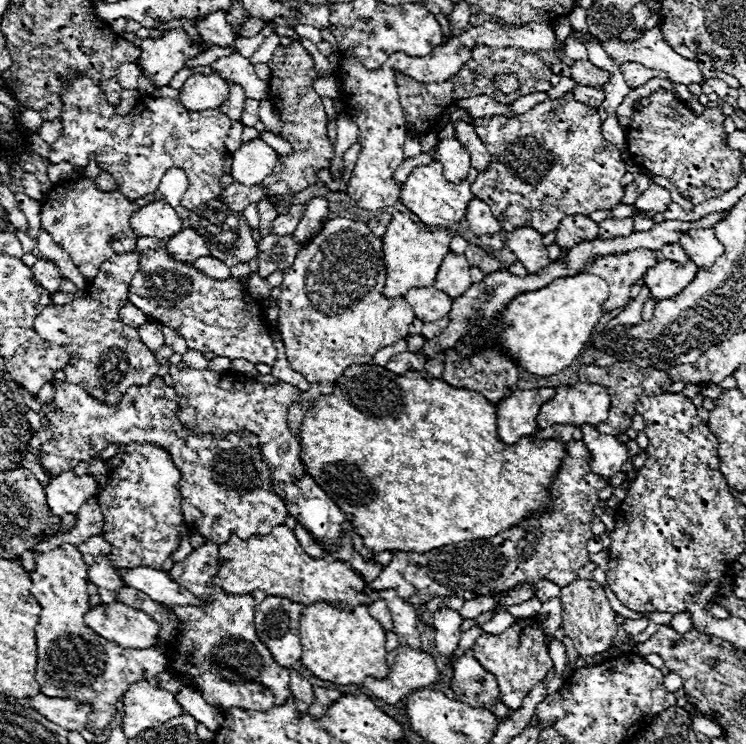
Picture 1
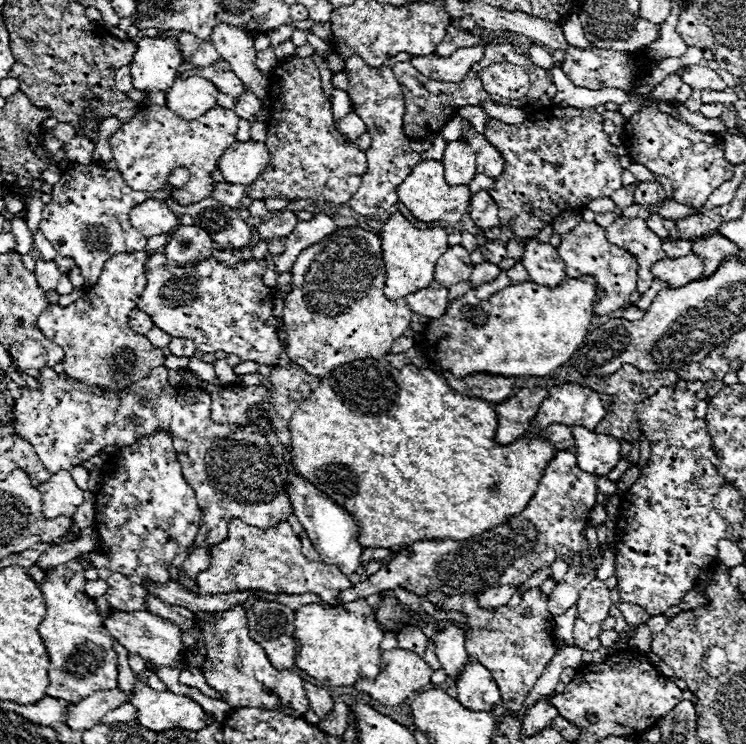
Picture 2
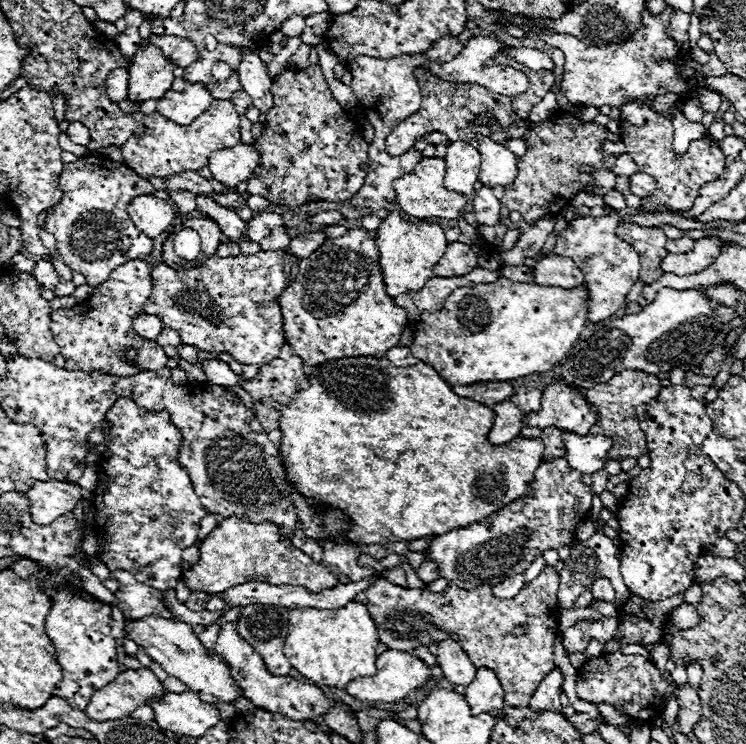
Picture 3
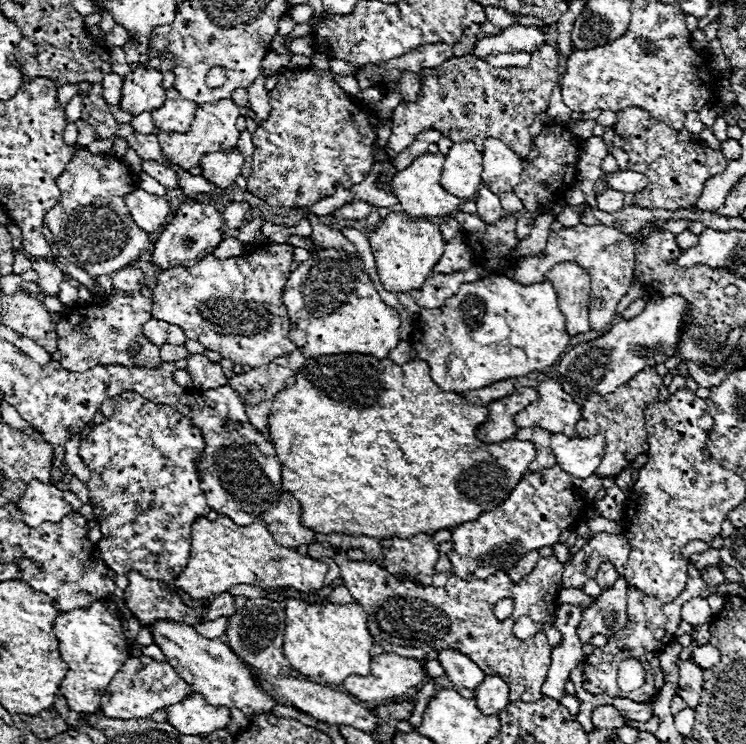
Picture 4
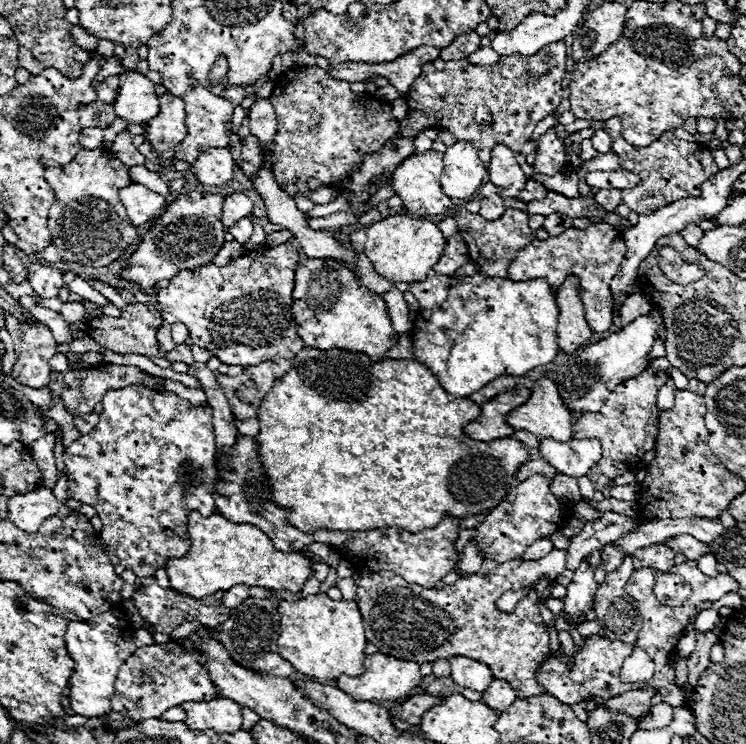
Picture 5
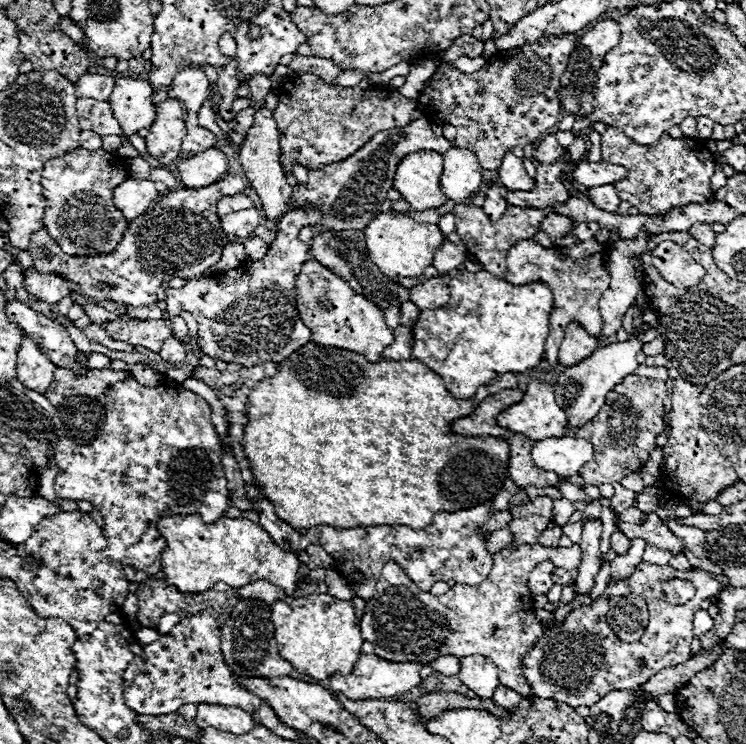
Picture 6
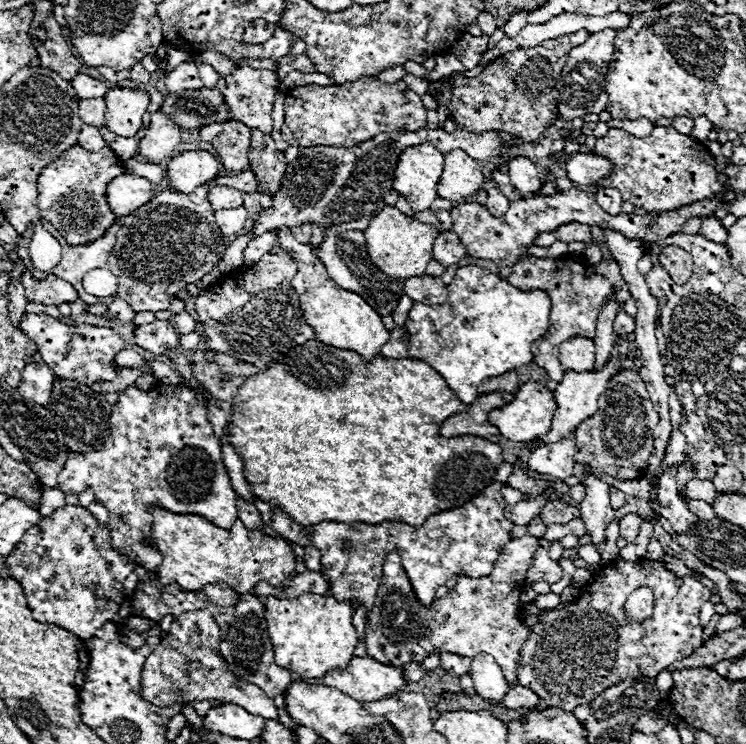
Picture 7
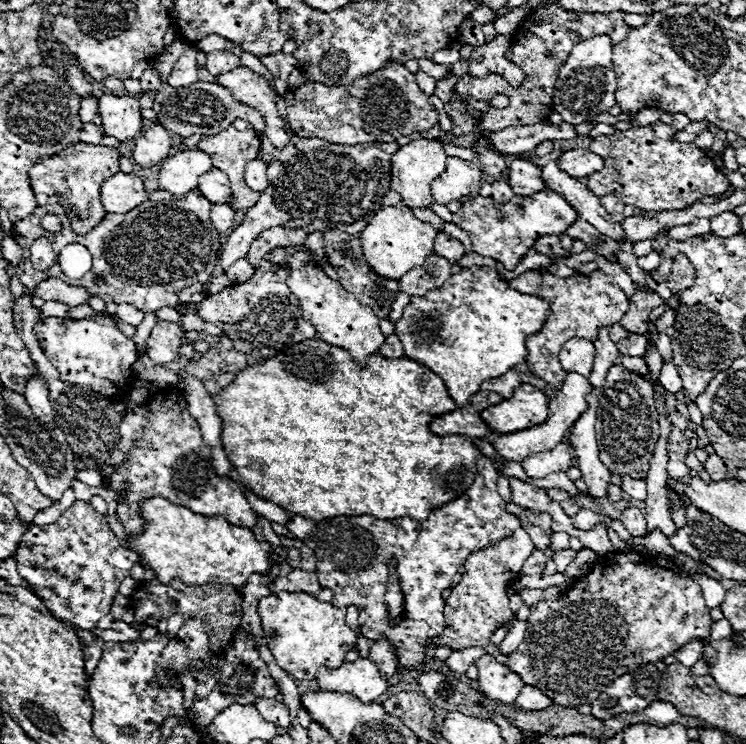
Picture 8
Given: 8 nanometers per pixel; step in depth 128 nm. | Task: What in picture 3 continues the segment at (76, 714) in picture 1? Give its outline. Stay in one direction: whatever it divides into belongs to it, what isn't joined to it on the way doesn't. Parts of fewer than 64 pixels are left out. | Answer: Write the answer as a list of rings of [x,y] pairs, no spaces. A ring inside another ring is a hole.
[[[150,668],[124,670],[108,686],[98,690],[90,706],[84,710],[92,720],[120,720],[128,718],[130,712],[148,704],[150,700],[160,700],[166,694],[162,680]]]

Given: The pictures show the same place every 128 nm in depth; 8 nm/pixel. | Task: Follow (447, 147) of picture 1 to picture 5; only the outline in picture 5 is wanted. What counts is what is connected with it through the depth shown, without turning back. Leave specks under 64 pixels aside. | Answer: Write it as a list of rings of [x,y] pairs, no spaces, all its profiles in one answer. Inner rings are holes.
[[[456,142],[444,152],[444,172],[440,184],[450,198],[470,200],[480,188],[486,176],[486,168],[470,142]]]

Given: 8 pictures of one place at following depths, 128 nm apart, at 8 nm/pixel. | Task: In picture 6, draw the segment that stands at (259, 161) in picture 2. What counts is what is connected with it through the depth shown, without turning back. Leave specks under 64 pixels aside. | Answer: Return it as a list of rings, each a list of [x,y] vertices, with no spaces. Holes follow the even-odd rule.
[[[208,148],[204,152],[198,152],[190,158],[184,158],[178,162],[178,178],[186,188],[202,188],[208,184],[218,182],[226,170],[228,170],[228,160],[226,156],[216,150]]]

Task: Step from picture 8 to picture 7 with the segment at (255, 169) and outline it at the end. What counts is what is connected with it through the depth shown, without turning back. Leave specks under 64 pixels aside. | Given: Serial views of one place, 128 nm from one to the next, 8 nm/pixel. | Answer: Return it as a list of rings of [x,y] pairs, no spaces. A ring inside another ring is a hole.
[[[246,168],[244,172],[240,172],[240,174],[236,174],[236,176],[222,176],[222,178],[218,178],[218,184],[226,184],[226,186],[230,186],[230,188],[236,188],[236,190],[248,192],[248,194],[258,192],[256,174],[254,174],[250,168]]]

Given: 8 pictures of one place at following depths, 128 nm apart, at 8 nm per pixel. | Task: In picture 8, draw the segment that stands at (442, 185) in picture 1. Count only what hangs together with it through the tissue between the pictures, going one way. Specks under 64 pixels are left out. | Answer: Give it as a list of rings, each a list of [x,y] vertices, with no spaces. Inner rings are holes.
[[[426,138],[410,140],[408,144],[400,146],[400,150],[392,156],[390,188],[402,196],[402,202],[406,206],[428,208],[434,202],[432,192],[430,192],[430,184],[438,174],[444,172],[444,168],[446,168],[446,154],[444,154],[444,148],[438,140],[426,140]]]

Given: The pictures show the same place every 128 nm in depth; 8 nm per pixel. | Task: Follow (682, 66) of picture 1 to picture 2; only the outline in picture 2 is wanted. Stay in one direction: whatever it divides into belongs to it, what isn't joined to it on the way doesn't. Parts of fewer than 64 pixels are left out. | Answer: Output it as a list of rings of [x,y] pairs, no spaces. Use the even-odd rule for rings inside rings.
[[[684,66],[678,72],[684,84],[690,84],[696,90],[726,90],[728,88],[724,80],[708,66]]]

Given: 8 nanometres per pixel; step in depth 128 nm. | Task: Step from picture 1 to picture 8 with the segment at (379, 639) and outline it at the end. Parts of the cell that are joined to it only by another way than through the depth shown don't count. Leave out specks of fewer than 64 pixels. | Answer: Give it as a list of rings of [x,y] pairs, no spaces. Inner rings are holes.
[[[278,592],[260,598],[258,614],[276,664],[296,680],[314,680],[320,666],[338,668],[344,662],[346,652],[356,644],[356,632],[344,622],[346,608],[320,602],[306,592]]]

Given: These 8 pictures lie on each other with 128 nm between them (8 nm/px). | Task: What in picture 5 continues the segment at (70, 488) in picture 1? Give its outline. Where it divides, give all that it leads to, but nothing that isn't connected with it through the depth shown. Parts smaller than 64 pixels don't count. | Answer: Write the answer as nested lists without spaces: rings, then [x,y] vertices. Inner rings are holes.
[[[36,488],[28,494],[16,494],[8,500],[8,520],[20,530],[32,534],[38,532],[42,520],[50,516],[68,516],[70,510],[64,502],[56,500],[52,490]]]

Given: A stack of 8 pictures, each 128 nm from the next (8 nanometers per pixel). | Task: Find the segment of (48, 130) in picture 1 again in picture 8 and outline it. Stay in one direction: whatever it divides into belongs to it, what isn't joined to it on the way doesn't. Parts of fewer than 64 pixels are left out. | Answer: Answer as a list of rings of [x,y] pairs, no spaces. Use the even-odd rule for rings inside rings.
[[[84,124],[82,126],[82,130],[80,130],[80,140],[82,142],[88,142],[88,144],[100,144],[100,140],[102,140],[102,130],[96,126],[96,124]]]

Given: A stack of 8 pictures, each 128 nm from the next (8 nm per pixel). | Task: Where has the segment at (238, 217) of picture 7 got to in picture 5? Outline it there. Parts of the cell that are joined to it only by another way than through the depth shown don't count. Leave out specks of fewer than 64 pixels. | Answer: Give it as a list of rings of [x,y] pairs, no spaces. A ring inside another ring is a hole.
[[[250,216],[240,218],[236,224],[232,224],[232,228],[228,228],[228,232],[234,236],[234,240],[236,240],[236,242],[246,244],[246,242],[248,242],[248,238],[252,236],[252,232],[254,232],[252,218],[250,218]]]

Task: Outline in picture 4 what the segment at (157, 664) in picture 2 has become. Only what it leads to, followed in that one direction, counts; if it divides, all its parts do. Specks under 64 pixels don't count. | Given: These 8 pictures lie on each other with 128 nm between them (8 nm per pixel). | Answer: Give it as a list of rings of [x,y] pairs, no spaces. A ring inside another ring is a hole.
[[[156,622],[148,628],[152,630],[154,642],[162,648],[166,660],[192,686],[192,690],[202,694],[212,706],[238,708],[244,714],[272,714],[272,708],[278,706],[274,698],[260,690],[252,670],[244,666],[236,654],[232,654],[222,638],[204,638],[192,626],[180,626],[174,622]]]

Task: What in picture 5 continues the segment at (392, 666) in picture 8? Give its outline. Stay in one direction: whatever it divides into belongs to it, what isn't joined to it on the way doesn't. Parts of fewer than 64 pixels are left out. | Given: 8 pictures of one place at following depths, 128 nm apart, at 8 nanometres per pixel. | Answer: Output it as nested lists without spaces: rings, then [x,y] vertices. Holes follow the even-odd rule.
[[[552,550],[544,558],[528,562],[522,558],[502,564],[486,560],[476,574],[458,578],[456,584],[444,586],[442,590],[408,584],[394,572],[360,572],[354,578],[366,640],[374,644],[378,652],[418,664],[448,656],[468,656],[488,664],[494,678],[506,680],[516,690],[516,698],[530,698],[544,694],[544,686],[536,682],[534,674],[544,656],[550,652],[548,632],[538,610],[540,598],[532,590],[532,584],[544,574],[550,580],[556,580],[556,576],[564,570],[566,550]],[[506,590],[528,592],[510,614],[496,608],[496,600]]]

